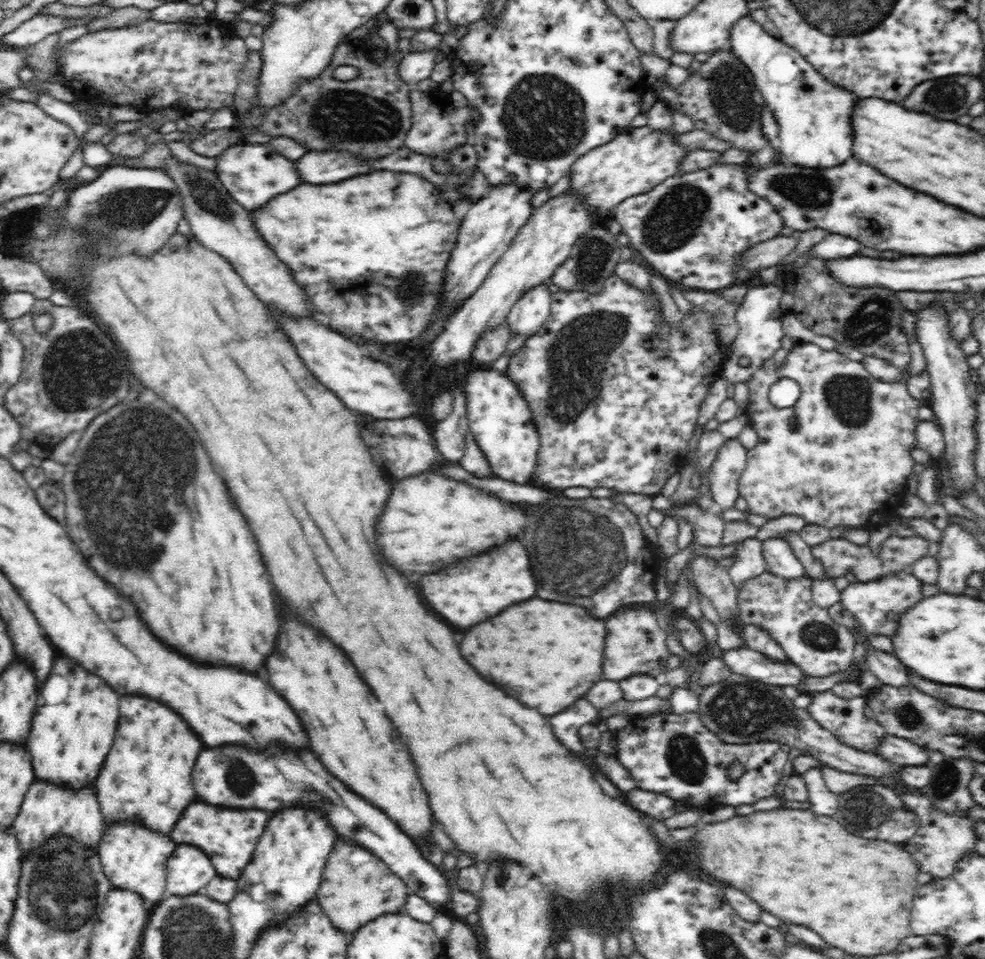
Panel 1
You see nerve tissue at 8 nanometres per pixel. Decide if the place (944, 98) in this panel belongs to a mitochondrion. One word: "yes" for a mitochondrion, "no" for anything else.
yes

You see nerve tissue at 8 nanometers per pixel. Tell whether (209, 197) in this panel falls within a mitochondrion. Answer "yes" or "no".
yes

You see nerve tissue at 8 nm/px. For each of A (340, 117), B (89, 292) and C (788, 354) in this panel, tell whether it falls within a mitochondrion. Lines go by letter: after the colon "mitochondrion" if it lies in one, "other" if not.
A: mitochondrion
B: other
C: other

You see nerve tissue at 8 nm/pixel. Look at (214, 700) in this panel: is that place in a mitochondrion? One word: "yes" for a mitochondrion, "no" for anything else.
no

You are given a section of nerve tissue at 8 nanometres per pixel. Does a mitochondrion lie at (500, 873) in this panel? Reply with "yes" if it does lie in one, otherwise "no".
yes

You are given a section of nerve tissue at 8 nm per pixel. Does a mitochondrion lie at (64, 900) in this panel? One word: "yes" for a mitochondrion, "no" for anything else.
yes

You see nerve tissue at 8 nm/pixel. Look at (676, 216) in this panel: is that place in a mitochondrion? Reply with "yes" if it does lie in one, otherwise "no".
yes

